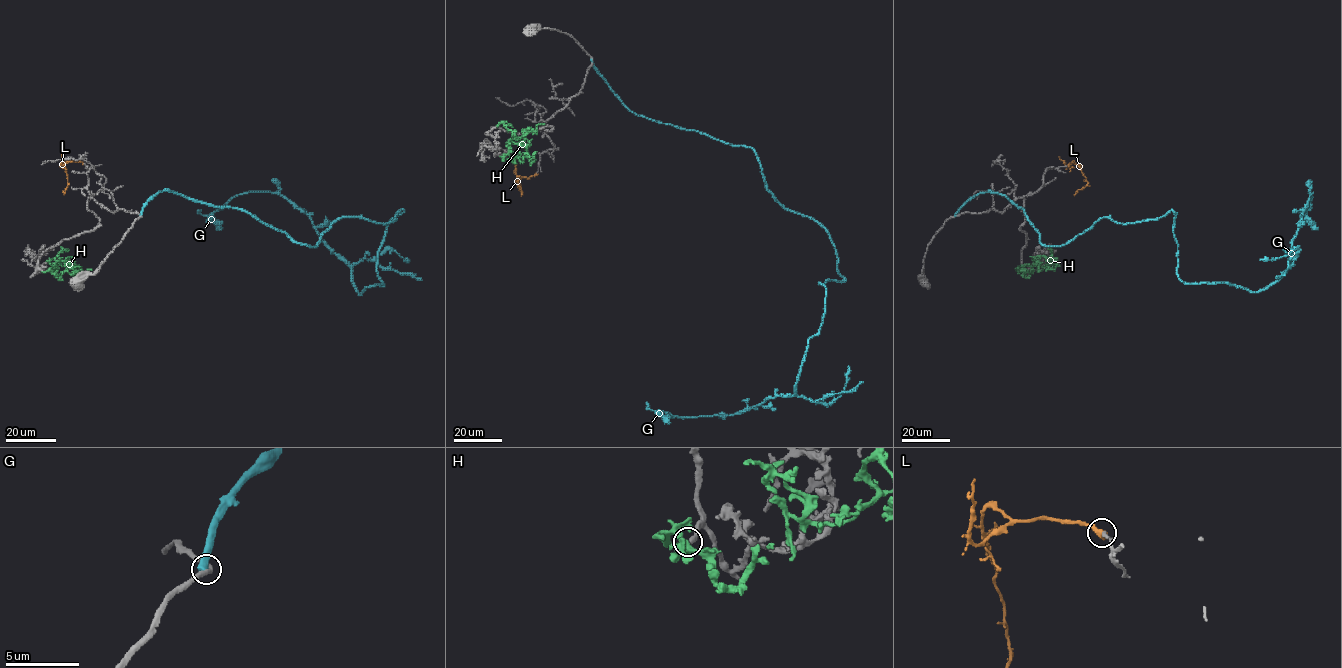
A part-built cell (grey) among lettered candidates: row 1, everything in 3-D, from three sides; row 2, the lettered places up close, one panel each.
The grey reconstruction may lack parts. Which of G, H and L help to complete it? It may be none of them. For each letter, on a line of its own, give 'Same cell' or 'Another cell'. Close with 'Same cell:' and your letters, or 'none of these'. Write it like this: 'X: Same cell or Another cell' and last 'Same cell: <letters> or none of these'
G: Another cell
H: Same cell
L: Another cell
Same cell: H

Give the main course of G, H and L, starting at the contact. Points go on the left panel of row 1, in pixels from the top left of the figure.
G: (141, 216), (173, 191), (315, 246), (403, 210), (360, 294), (279, 194), (232, 197), (220, 230)
H: (43, 271), (58, 278), (70, 265), (58, 260), (53, 268), (50, 261), (58, 257), (52, 267)
L: (84, 163), (63, 160), (68, 182), (64, 194)

